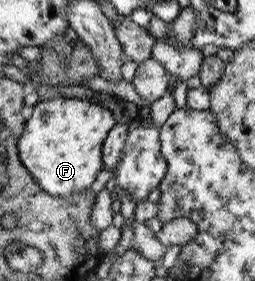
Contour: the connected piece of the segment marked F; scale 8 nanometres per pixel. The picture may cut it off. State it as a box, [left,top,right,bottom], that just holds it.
[20,97,115,196]

